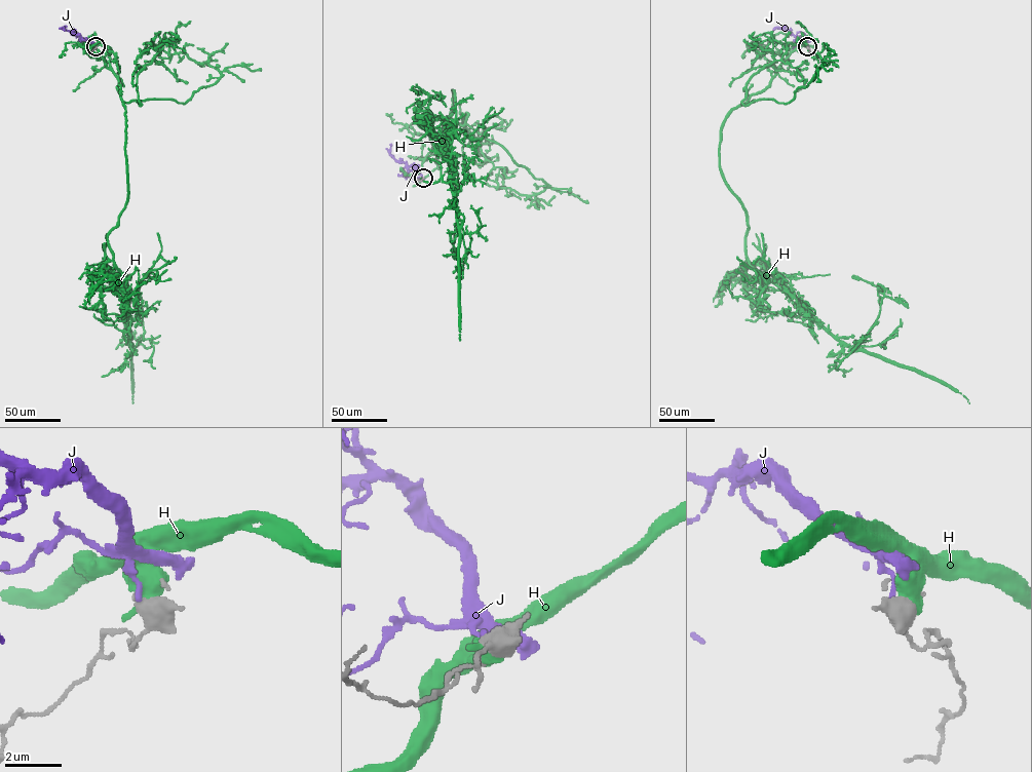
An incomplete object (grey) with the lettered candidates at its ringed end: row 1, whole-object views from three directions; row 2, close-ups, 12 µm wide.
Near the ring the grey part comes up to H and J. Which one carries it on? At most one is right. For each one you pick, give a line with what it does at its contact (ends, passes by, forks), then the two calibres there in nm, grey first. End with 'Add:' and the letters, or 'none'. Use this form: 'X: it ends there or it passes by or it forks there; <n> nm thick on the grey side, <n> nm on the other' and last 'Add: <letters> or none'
Add: none

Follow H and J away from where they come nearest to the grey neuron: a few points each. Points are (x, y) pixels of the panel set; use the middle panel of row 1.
H: (422, 179), (436, 167), (436, 150), (446, 143), (452, 90), (454, 112), (434, 116), (450, 134), (459, 340)
J: (422, 179), (418, 172), (410, 177), (407, 164), (397, 162), (389, 154), (390, 144)

